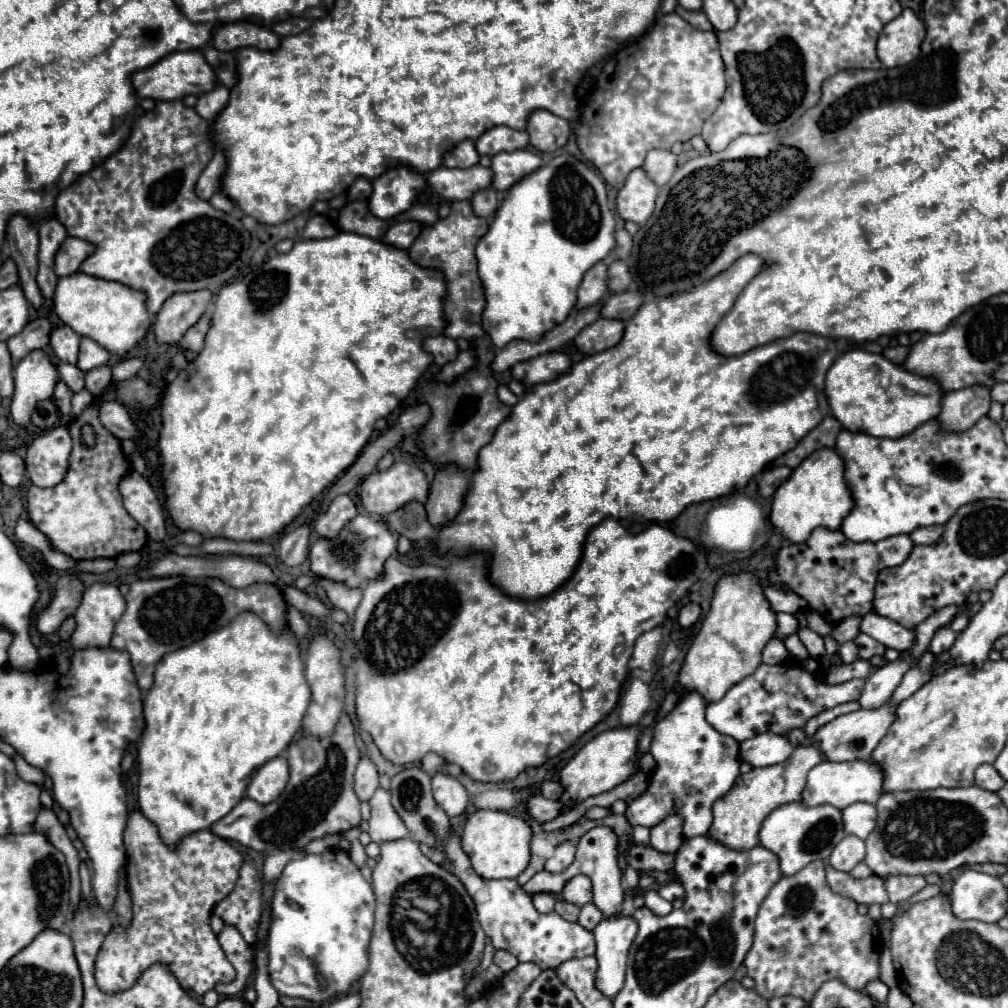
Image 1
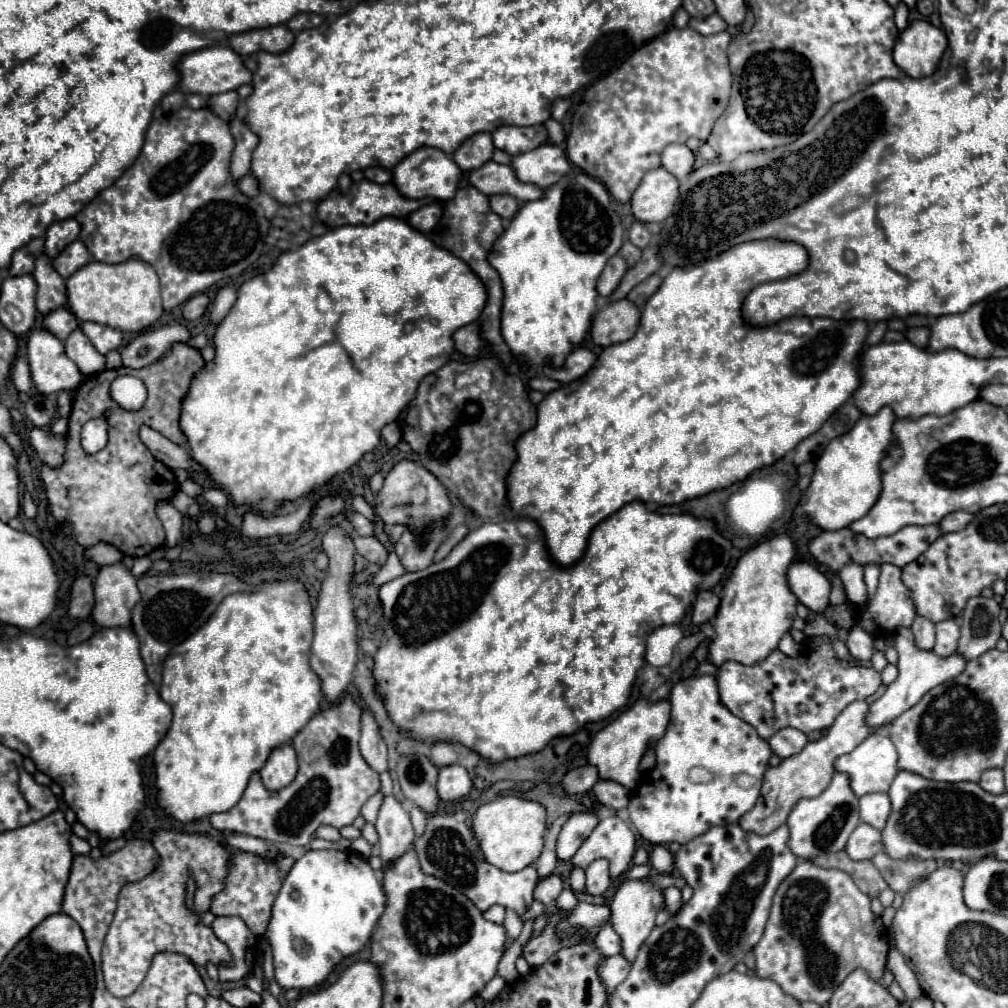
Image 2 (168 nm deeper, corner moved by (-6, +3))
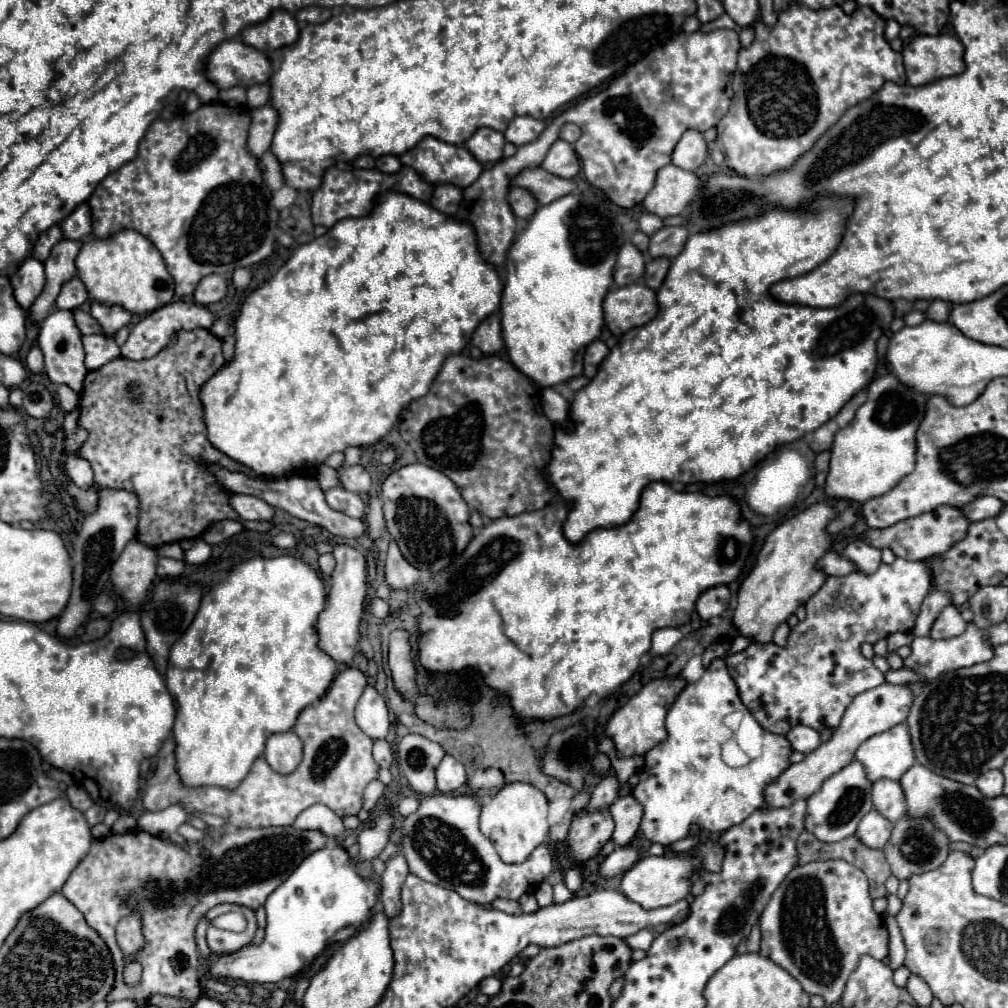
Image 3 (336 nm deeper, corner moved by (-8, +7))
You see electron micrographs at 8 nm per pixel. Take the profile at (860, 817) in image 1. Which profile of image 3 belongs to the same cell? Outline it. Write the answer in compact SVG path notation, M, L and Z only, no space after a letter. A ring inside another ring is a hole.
M894 780L874 782L874 786L872 786L872 804L890 822L896 822L906 812L906 804L902 800L902 788Z

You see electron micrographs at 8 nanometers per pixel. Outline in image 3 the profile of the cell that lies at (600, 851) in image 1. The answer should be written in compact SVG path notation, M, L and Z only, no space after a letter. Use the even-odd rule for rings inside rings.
M628 794L628 796L618 798L610 806L610 816L616 824L614 834L612 834L612 842L616 846L628 846L638 832L638 824L642 820L642 806Z

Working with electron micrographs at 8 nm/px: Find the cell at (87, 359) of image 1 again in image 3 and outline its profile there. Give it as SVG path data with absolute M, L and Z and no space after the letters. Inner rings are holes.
M92 302L90 314L102 326L102 334L106 334L106 336L114 336L132 318L130 312L126 312L126 310L118 308L118 306L102 306L98 302Z

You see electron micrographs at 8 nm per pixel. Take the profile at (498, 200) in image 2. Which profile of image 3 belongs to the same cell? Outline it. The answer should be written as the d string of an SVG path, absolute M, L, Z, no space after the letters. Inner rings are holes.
M510 188L508 192L508 204L518 218L530 218L534 214L534 208L538 206L536 200L526 192L524 188Z

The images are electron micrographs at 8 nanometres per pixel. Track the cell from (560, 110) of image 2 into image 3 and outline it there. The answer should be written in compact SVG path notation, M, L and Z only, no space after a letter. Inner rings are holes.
M516 116L508 124L504 138L506 138L506 142L510 142L514 146L524 146L524 144L534 142L544 132L544 128L546 128L546 124L542 120L534 120L530 116Z

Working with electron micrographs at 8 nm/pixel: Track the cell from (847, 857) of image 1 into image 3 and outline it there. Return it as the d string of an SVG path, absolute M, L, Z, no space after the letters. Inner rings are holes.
M870 810L862 818L862 824L858 824L858 832L854 836L864 846L874 848L874 850L882 850L890 838L890 834L892 834L892 824L884 816L878 816L878 812Z

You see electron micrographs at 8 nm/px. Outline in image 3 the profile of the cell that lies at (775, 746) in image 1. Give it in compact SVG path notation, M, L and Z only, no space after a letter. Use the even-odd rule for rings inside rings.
M794 726L788 734L786 734L788 742L792 744L792 750L798 750L802 754L808 754L812 752L814 748L818 748L820 744L820 734L814 730L814 728L808 728L808 726Z

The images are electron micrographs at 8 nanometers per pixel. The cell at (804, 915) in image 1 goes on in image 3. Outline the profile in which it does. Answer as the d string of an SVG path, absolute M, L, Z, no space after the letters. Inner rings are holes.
M844 860L810 862L796 866L760 916L760 956L792 974L808 994L818 994L826 1004L840 1000L848 976L862 956L884 960L888 956L888 932L874 912L868 880L862 870Z

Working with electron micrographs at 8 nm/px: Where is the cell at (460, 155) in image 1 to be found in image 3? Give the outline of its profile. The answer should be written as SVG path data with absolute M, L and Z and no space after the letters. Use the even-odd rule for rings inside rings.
M478 128L470 140L466 140L466 150L480 162L498 162L502 158L502 148L506 140L504 134L492 128Z

